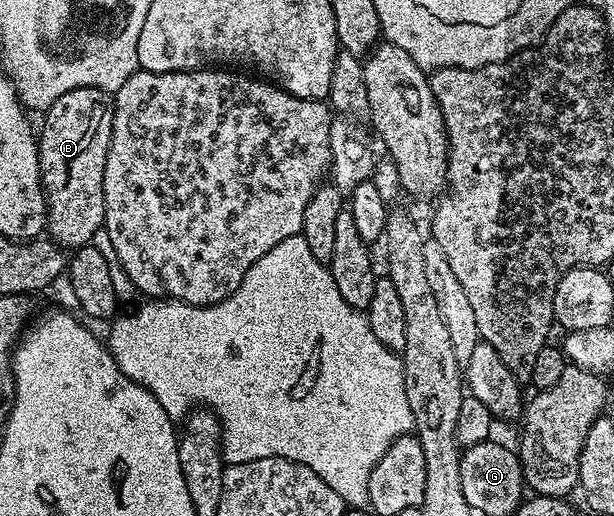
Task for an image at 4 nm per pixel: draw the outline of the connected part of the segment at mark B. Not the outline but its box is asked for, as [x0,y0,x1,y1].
[38,87,115,249]

